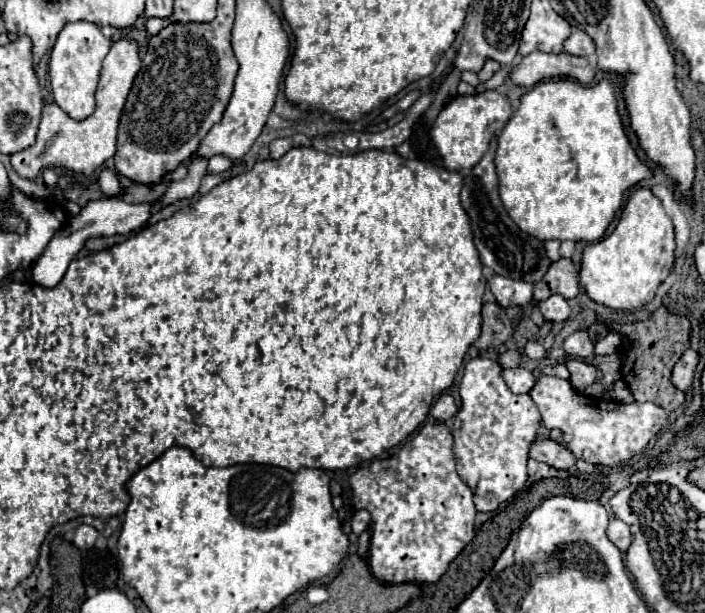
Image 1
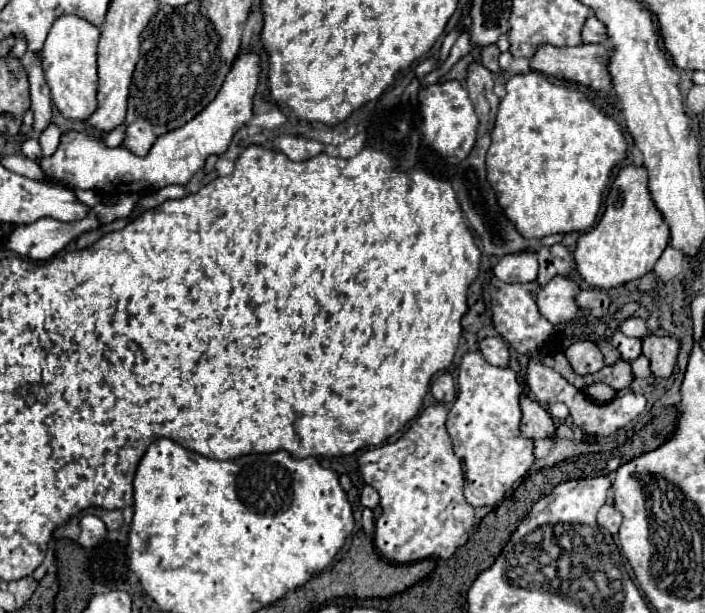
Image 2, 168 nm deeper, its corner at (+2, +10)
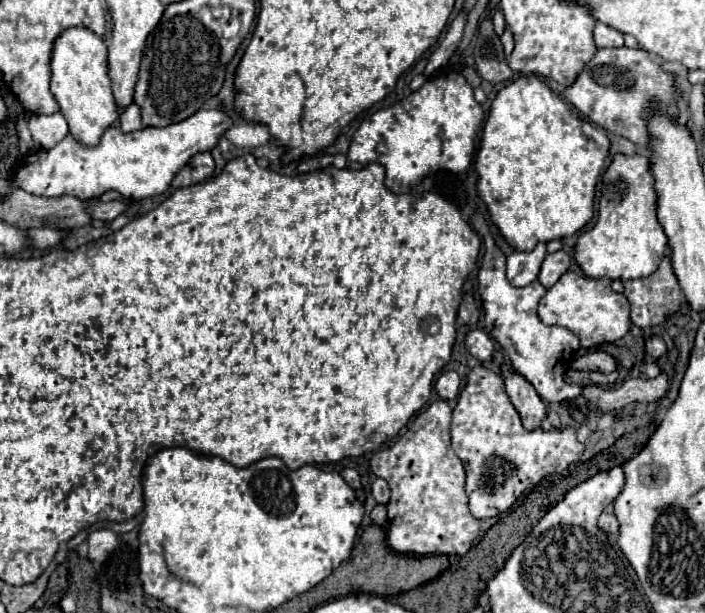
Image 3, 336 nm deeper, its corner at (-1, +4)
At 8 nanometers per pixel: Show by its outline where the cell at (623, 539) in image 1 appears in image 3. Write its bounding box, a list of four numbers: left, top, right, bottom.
[599,513,619,533]

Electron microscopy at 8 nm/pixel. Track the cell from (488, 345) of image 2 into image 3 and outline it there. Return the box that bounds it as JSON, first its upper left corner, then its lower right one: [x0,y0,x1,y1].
[465,329,495,361]

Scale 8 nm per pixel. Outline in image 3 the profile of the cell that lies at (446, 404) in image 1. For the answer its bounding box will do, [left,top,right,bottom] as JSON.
[435,371,459,401]

